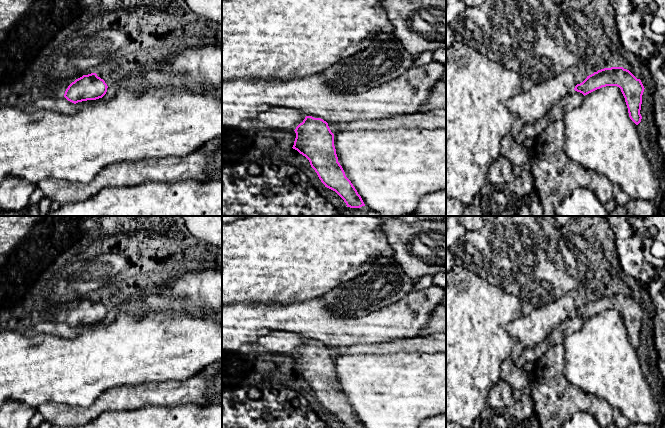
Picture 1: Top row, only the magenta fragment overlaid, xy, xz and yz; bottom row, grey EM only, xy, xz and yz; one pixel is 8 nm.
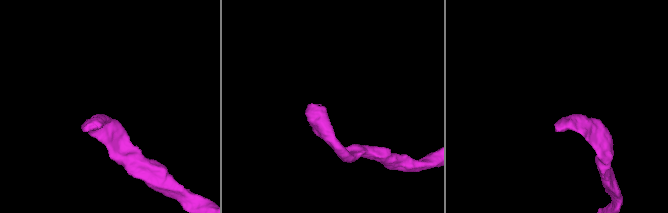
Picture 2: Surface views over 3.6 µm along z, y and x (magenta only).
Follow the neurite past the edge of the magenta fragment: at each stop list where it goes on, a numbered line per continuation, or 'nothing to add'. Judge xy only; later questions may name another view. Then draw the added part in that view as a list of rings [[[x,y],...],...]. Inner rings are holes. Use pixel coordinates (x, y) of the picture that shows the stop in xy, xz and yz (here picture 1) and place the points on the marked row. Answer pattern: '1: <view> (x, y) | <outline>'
nothing to add

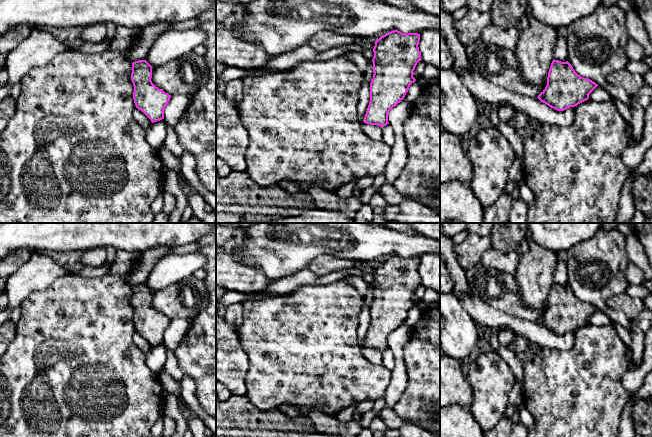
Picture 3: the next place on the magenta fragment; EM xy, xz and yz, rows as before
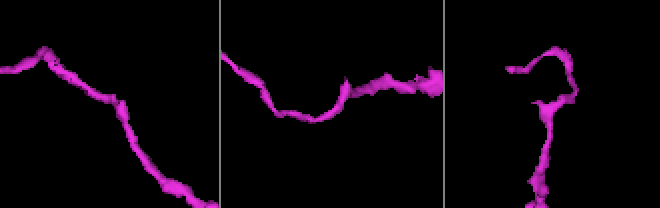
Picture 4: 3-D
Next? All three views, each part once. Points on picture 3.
nothing to add

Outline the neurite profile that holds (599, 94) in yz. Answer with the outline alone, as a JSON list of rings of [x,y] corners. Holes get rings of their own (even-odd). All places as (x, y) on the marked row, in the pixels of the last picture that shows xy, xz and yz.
[[[597,86],[589,94],[589,100],[595,101],[595,102],[608,102],[608,101],[613,101],[613,98],[604,88]]]

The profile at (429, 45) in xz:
[[[438,30],[422,31],[418,47],[421,59],[426,64],[440,68],[440,32]]]

